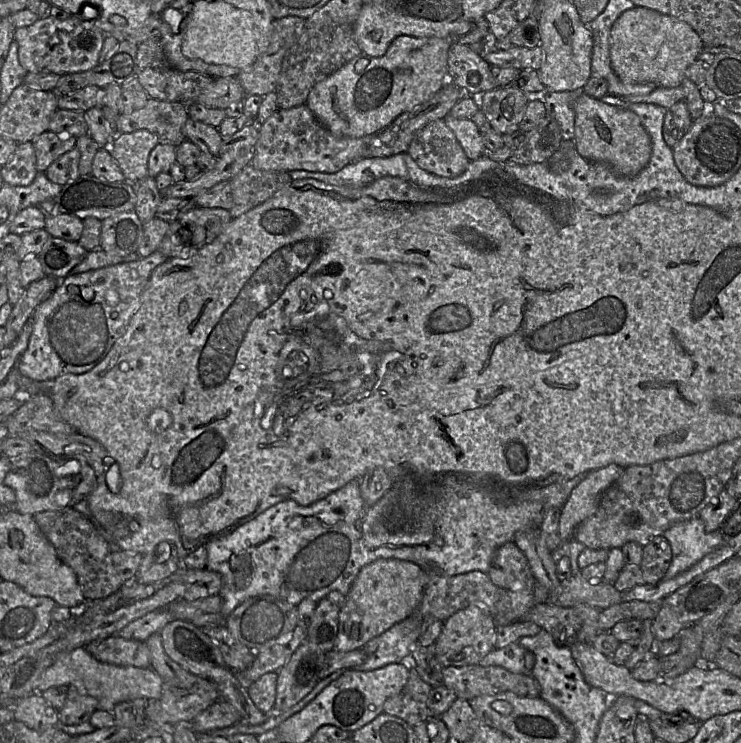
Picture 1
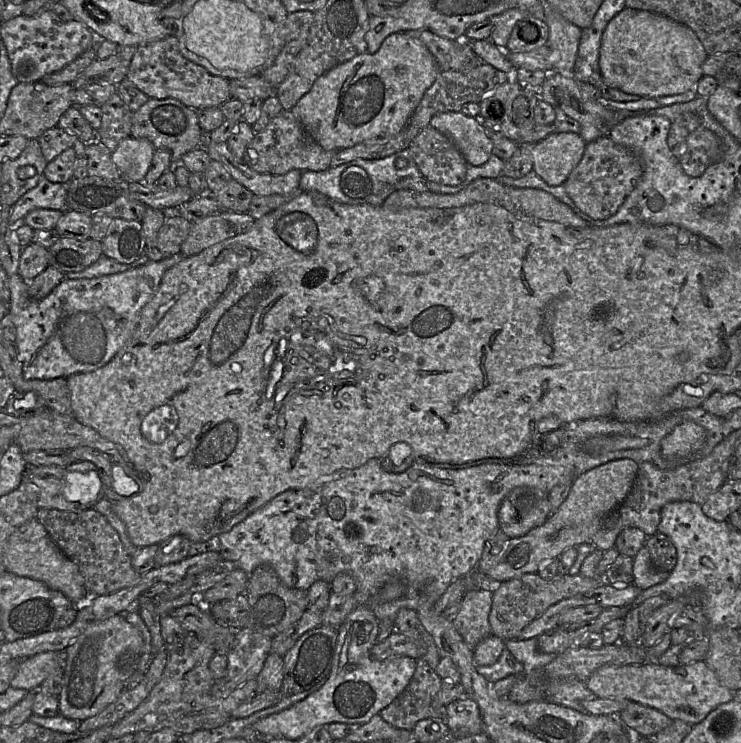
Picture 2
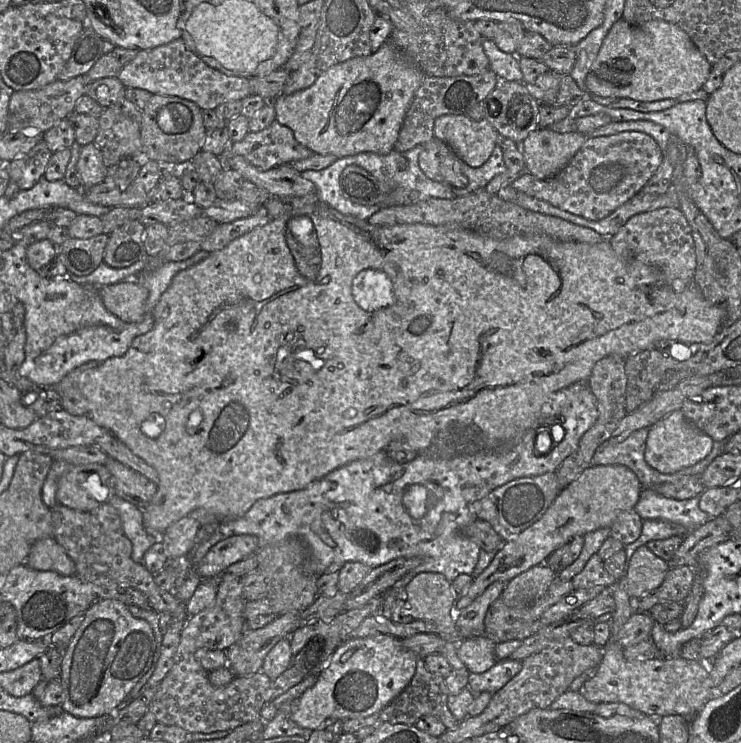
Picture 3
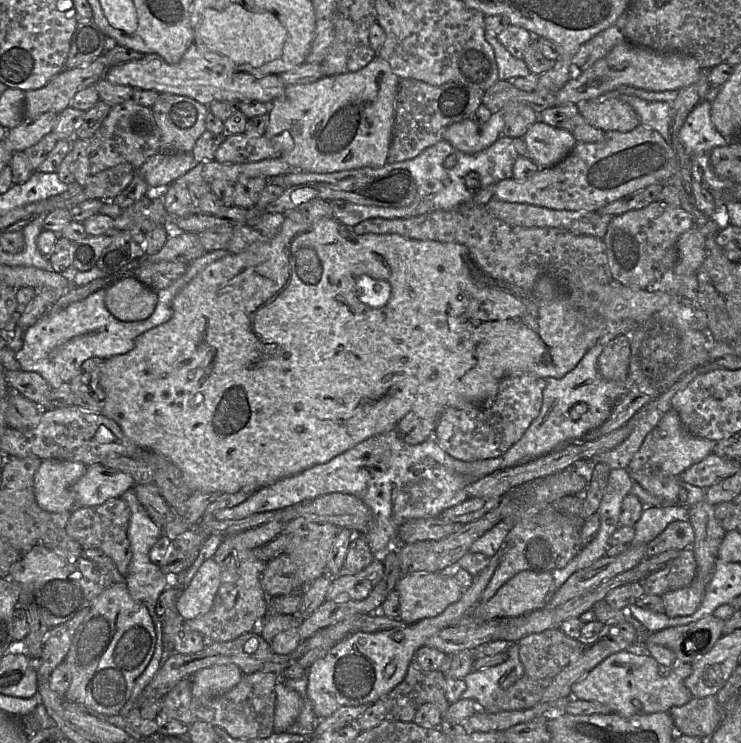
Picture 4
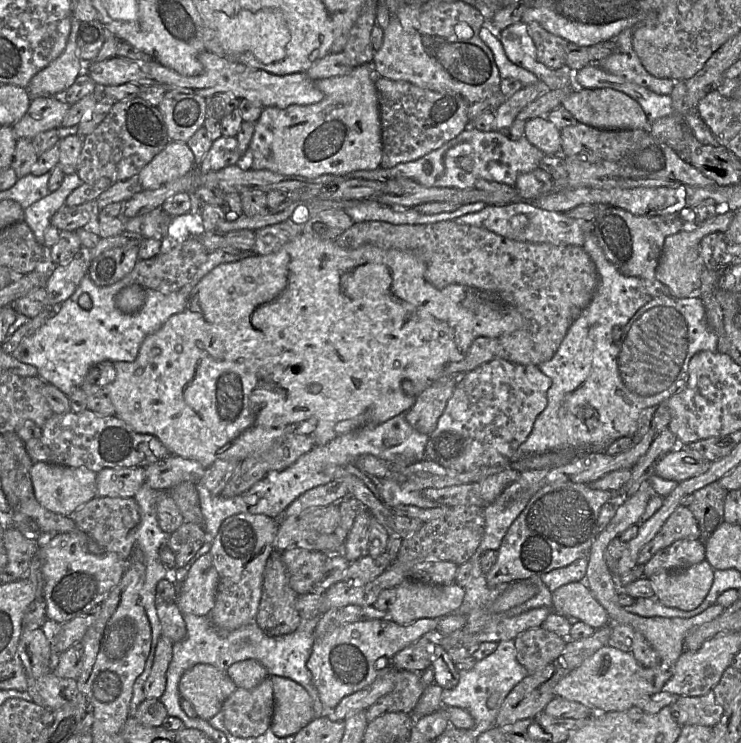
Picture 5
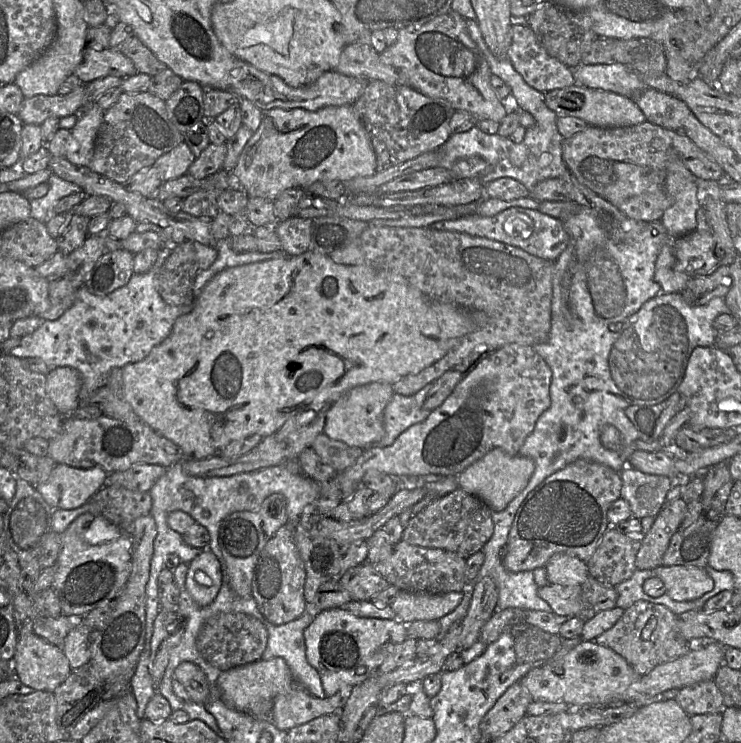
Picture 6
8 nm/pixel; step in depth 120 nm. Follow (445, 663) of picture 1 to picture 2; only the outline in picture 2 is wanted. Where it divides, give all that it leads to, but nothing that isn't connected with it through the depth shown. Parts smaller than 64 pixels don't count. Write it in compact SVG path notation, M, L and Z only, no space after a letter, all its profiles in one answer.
M470 589L452 619L455 629L471 648L492 635L488 620L492 599L493 589Z

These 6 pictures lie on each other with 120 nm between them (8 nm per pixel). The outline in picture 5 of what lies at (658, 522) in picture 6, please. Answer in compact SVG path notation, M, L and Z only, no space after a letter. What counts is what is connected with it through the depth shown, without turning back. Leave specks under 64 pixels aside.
M679 505L673 511L656 536L640 551L638 565L645 565L660 550L681 539L700 539L700 531L690 509Z

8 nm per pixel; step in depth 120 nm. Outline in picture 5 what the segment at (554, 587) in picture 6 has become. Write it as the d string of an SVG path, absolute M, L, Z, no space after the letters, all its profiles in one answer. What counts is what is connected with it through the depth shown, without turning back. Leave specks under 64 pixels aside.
M571 582L552 592L552 609L555 613L580 621L599 629L608 625L611 620L605 608L597 601L585 582Z

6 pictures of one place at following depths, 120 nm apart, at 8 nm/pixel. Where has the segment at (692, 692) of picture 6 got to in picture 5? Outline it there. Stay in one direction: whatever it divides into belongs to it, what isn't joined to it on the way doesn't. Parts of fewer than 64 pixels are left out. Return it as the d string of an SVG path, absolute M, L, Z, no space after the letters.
M713 690L702 696L679 696L670 708L673 718L682 727L714 727L724 712L724 707L717 703Z

